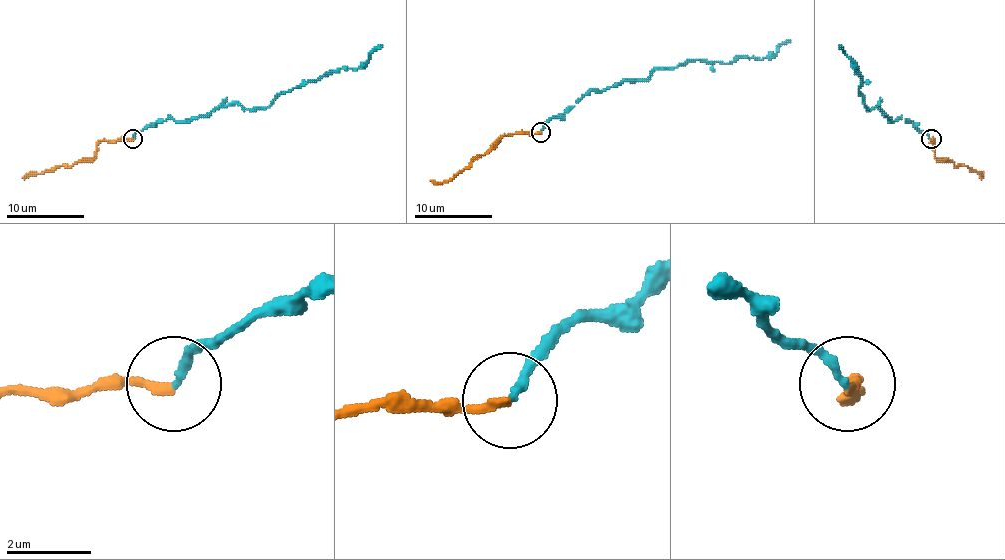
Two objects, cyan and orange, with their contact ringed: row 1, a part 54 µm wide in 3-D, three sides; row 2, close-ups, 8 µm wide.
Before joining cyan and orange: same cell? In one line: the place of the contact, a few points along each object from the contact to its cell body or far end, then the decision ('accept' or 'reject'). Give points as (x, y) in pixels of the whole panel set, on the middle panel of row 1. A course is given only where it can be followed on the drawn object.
place (540, 132); course cyan (541, 131), (592, 91), (646, 79), (656, 69), (689, 59), (728, 63), (767, 58), (790, 40); course orange (539, 131), (502, 135), (451, 178), (442, 182), (430, 180); accept

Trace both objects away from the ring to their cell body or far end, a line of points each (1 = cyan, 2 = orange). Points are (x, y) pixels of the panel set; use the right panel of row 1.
1: (930, 138), (901, 119), (890, 121), (878, 103), (866, 107), (858, 94), (862, 80), (839, 45)
2: (930, 138), (934, 156), (977, 171), (979, 177)

